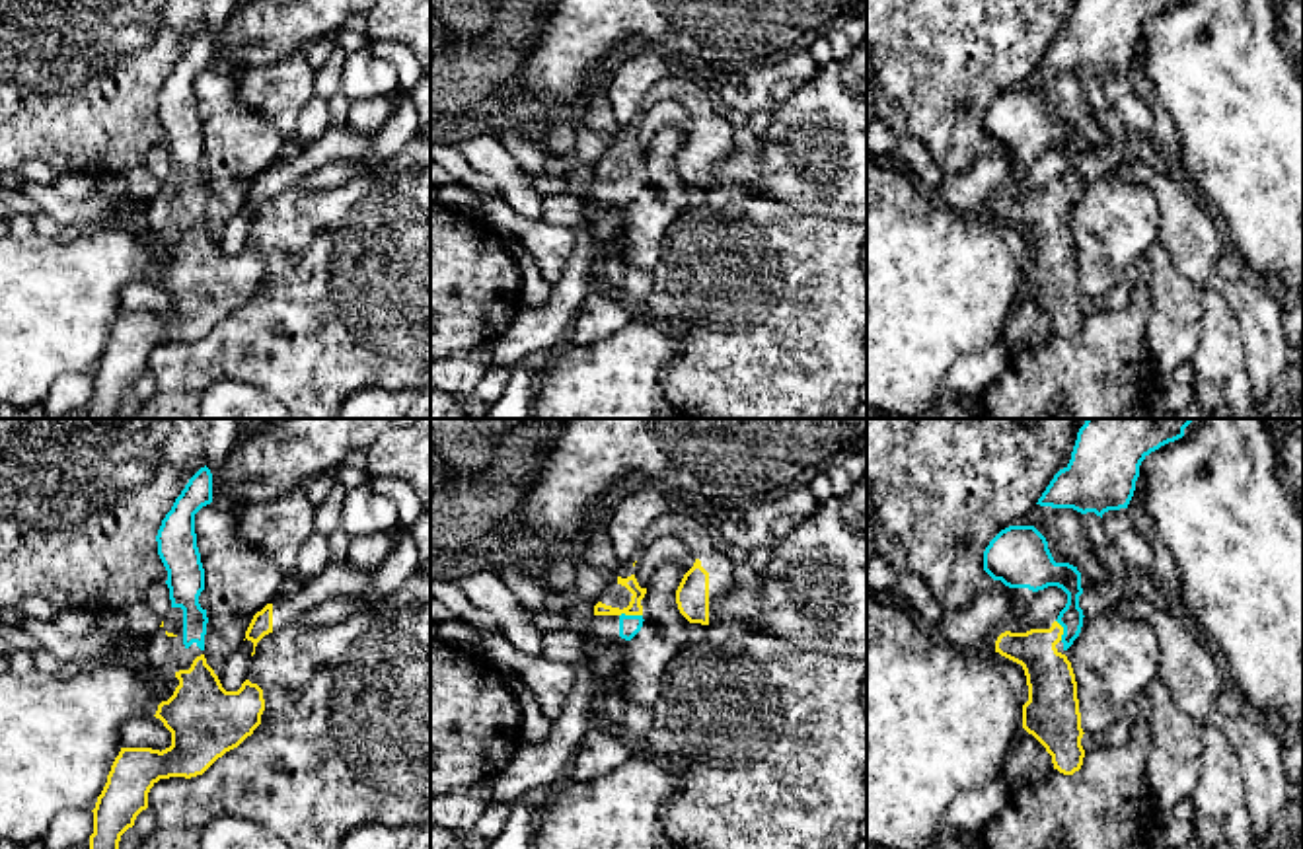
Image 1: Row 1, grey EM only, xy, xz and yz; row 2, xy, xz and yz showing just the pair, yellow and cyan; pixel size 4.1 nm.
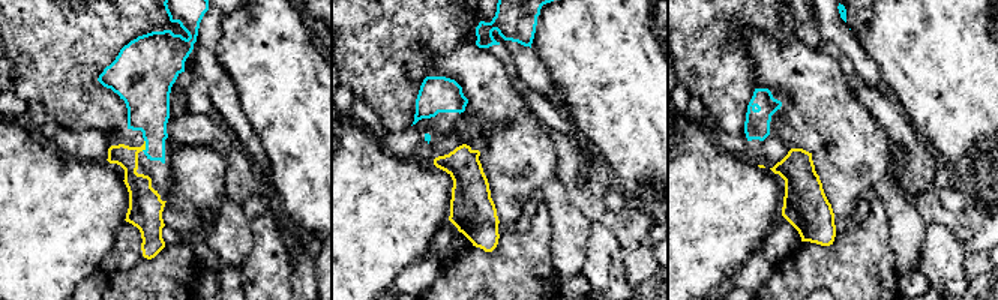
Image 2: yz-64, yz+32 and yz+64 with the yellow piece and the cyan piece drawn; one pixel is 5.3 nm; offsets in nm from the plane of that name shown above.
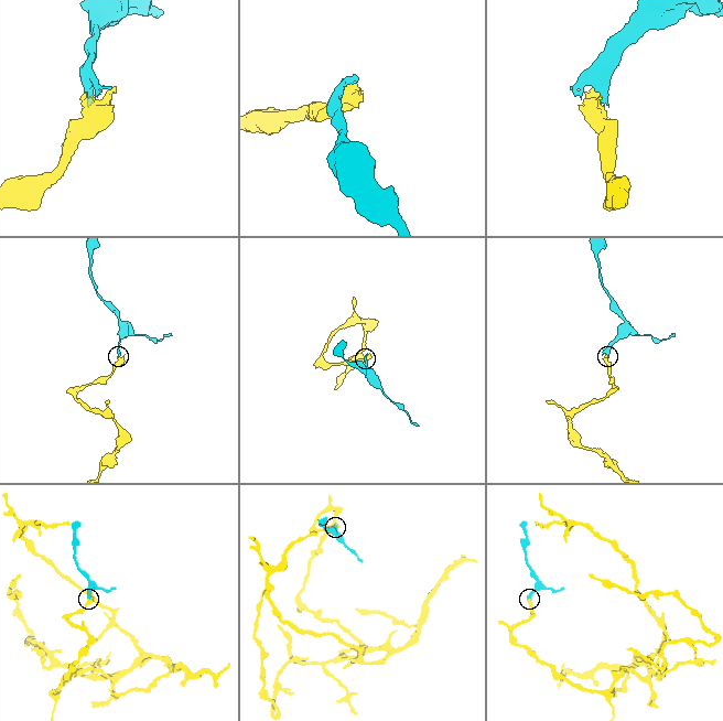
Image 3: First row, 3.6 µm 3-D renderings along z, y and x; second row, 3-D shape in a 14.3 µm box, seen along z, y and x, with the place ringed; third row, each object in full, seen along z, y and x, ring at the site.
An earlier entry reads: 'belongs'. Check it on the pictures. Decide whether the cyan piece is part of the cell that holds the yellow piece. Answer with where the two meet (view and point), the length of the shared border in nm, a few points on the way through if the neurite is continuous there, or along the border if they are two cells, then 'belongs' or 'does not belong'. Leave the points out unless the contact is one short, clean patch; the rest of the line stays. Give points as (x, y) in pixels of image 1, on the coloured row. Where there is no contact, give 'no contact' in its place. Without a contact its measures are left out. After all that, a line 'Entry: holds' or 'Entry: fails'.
xz (630, 614) | 100 nm | across xz (630, 583), (630, 614), (630, 626) | belongs
Entry: holds

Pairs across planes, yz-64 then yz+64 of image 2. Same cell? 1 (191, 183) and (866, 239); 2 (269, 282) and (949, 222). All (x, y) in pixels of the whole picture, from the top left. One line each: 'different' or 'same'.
1: different
2: different

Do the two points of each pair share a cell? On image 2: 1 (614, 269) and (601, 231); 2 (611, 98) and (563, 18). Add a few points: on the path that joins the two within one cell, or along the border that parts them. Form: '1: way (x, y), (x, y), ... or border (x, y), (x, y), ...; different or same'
1: way (605, 260), (602, 240); same
2: way (613, 78), (572, 38); same

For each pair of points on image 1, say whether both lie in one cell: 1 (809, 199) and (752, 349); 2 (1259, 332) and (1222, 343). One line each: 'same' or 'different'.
1: different
2: different

